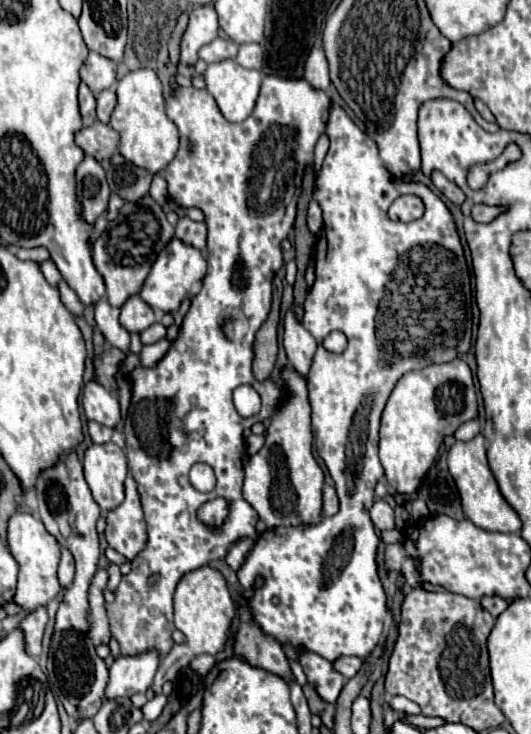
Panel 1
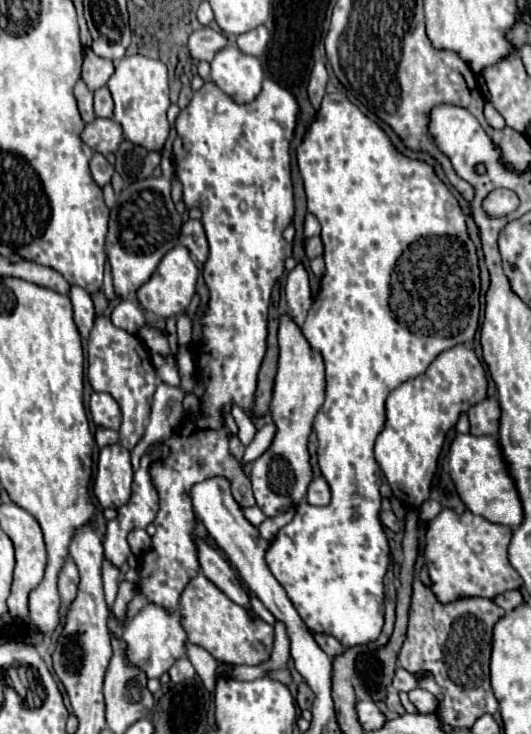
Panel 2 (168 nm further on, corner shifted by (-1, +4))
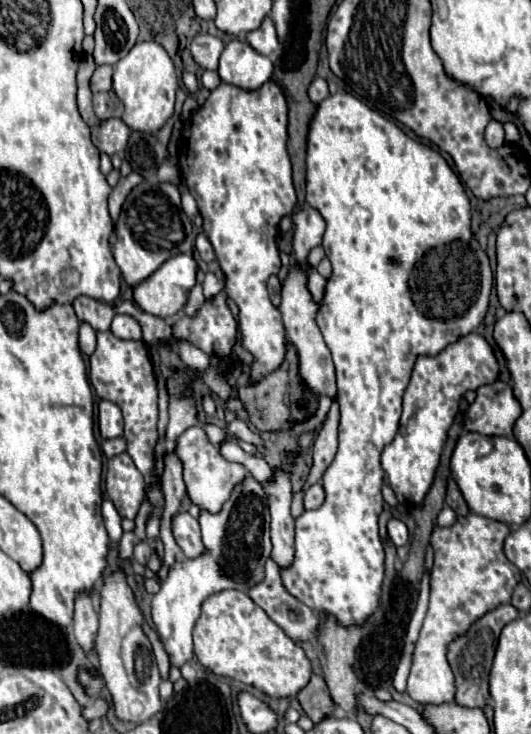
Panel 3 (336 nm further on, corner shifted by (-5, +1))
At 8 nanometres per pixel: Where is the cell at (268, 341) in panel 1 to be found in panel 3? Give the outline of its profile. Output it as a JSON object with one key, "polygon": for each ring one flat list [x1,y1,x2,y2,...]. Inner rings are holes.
{"polygon":[[293,346,287,348,287,356,281,368,263,376,261,382,255,382,249,386,245,386,245,382,247,382,247,376,243,376,241,372,237,378,237,390,239,390,239,396,245,394,243,402,247,404,249,420,257,426,259,432,291,432,291,426,295,422,303,422,305,418,317,412,319,398,315,392,311,392,311,388,307,388,307,384,303,384,299,376,299,356]]}

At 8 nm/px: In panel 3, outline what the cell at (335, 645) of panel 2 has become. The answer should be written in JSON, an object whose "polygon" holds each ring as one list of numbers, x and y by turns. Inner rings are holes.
{"polygon":[[267,560,267,576,265,580,249,590,249,598,265,610,265,614,277,622,289,638,293,640,315,640,315,632,319,626,319,616,313,614,303,602,295,600,285,588,281,580,281,568]]}

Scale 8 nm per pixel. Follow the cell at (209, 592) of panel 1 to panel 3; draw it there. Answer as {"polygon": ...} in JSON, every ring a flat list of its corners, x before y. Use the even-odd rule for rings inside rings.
{"polygon":[[223,590,203,600,201,616,193,628,193,652,203,668,245,682,273,700,297,698,311,678,311,662,305,650,239,590]]}

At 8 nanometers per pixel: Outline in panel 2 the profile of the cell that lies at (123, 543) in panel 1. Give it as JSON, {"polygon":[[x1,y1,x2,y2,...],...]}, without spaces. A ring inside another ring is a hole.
{"polygon":[[133,529,127,535,127,541,129,541,129,547,131,547,133,555,143,555,151,545,151,537,147,535,145,529]]}

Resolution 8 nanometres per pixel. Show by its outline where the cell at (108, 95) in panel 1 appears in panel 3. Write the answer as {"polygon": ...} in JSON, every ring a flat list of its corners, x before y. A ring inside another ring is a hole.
{"polygon":[[113,90,95,94,93,96,93,108,95,108,95,114,99,120,123,116,123,102,117,98,117,94]]}

